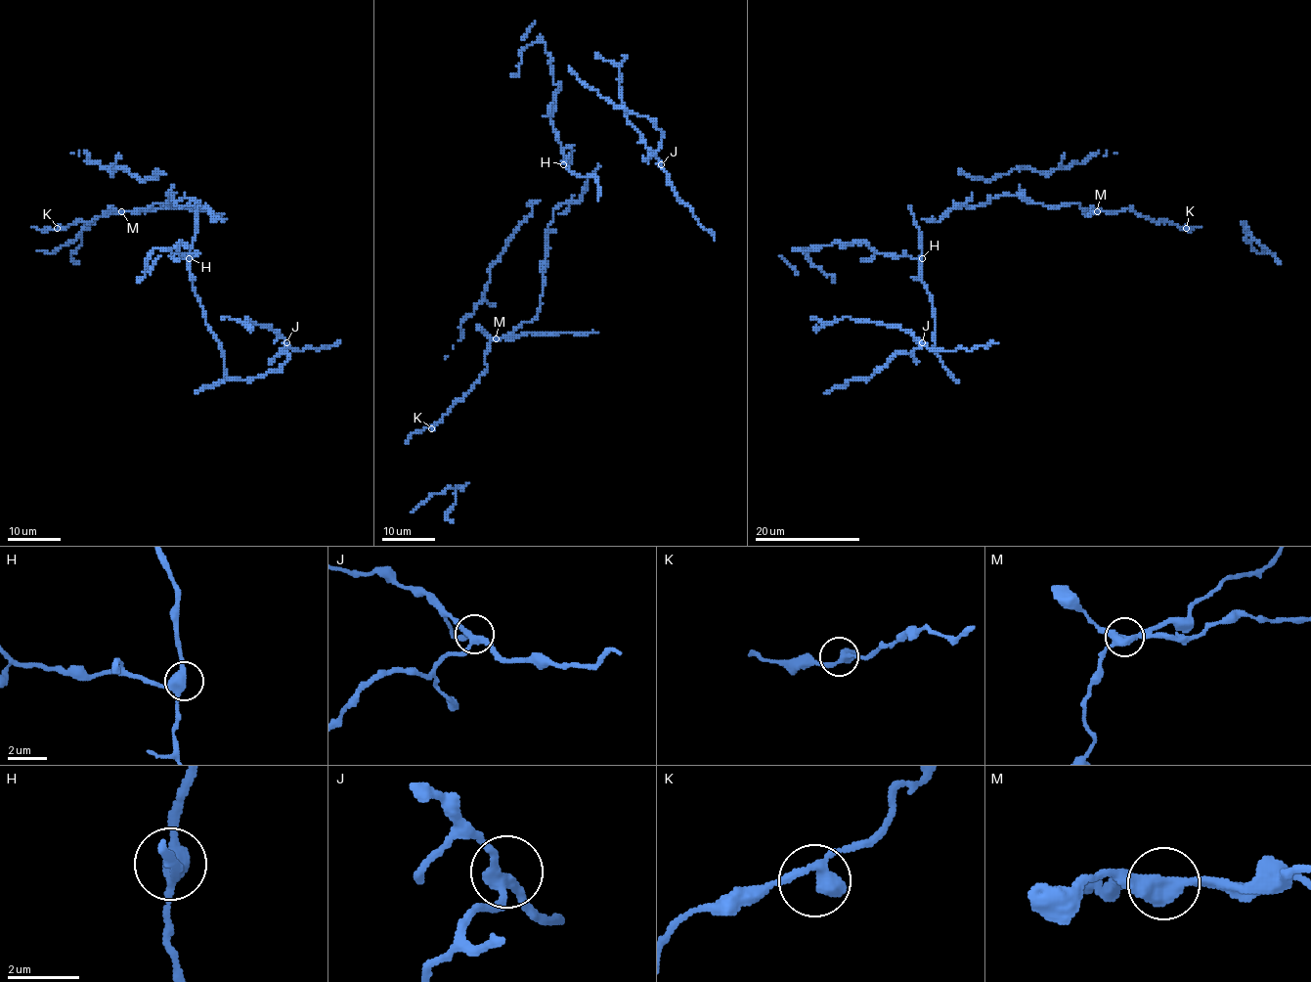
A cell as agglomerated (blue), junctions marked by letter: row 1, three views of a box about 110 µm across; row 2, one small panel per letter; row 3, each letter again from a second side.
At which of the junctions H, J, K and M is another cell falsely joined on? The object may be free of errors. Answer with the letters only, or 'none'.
M

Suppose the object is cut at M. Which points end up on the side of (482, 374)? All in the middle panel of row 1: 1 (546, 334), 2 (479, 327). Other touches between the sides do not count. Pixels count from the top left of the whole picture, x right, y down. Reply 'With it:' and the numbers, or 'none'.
With it: none

